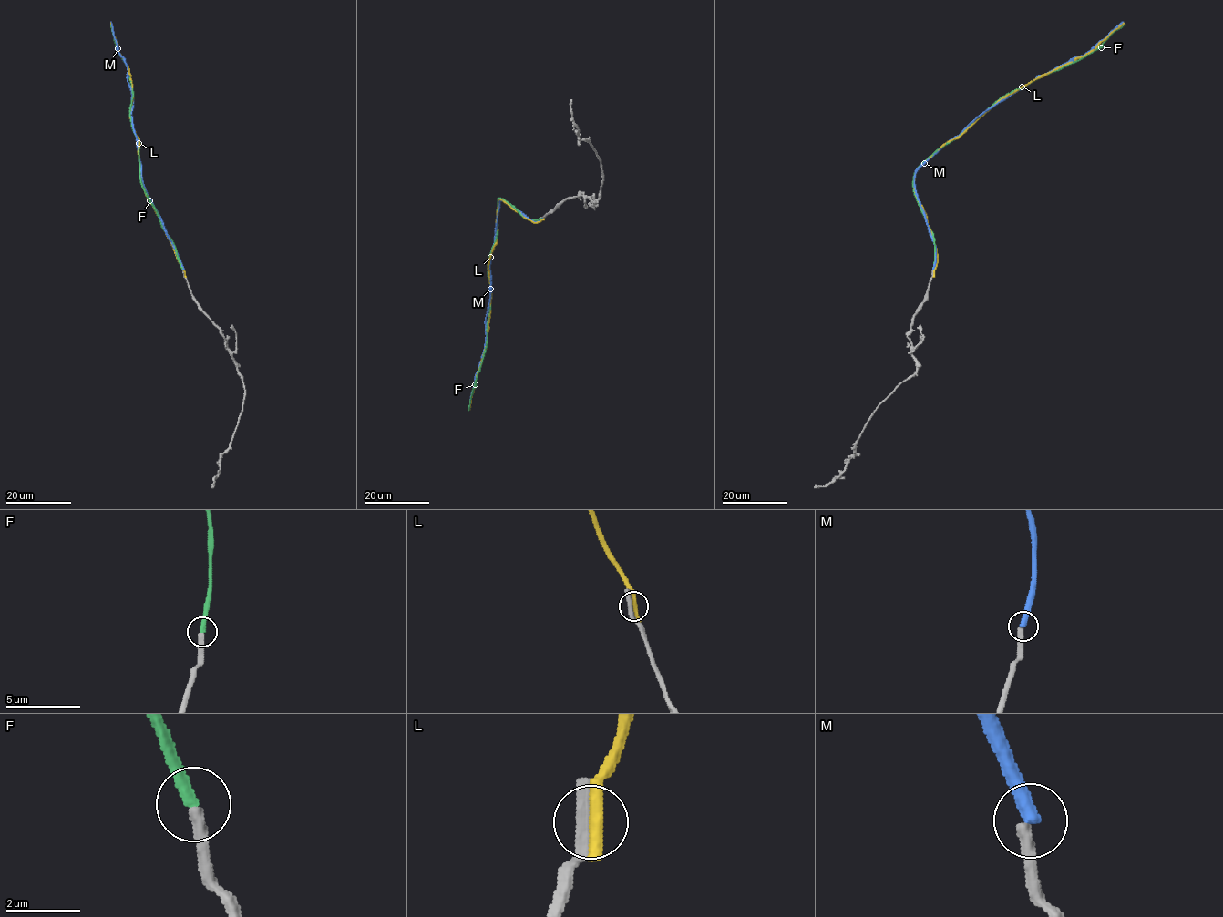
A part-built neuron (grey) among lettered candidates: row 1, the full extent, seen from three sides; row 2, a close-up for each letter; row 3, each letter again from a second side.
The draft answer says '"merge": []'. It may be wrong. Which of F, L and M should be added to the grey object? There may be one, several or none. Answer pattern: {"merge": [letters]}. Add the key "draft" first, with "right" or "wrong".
{"draft": "wrong", "merge": ["F"]}

